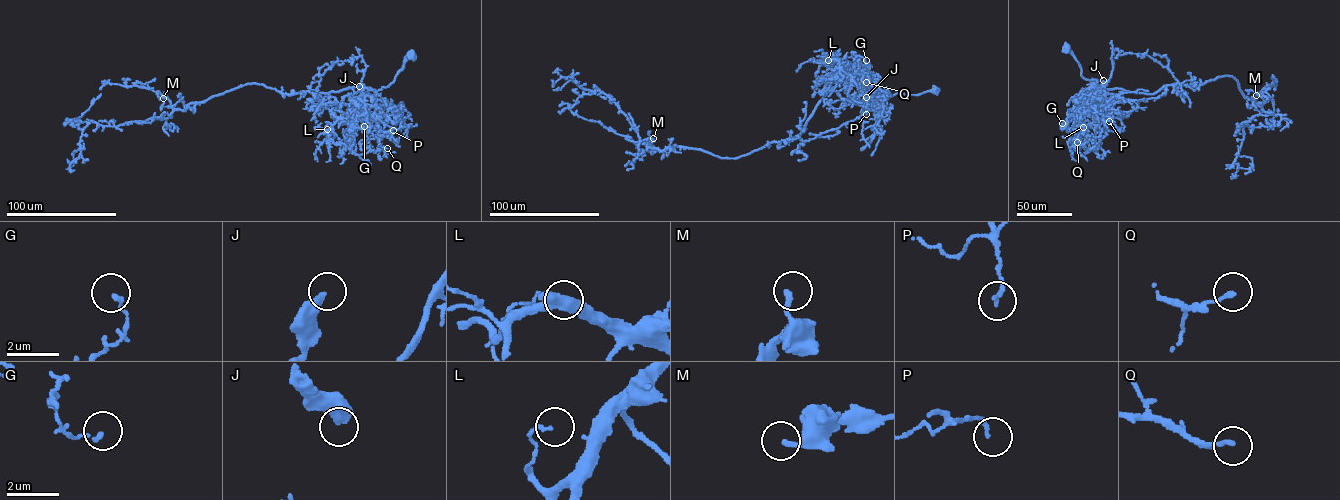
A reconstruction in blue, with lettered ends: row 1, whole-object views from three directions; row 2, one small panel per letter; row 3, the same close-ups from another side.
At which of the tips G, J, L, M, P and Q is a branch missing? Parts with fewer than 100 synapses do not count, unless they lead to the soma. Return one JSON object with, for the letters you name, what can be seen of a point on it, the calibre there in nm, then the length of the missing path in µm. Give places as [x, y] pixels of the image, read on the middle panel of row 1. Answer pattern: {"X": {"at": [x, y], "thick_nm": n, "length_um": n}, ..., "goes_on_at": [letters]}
{"goes_on_at": []}

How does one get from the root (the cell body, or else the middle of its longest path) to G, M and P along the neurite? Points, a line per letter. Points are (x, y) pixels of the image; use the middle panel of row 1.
G: (935, 89), (916, 94), (898, 93), (883, 101), (856, 73), (867, 71), (866, 60)
M: (935, 89), (883, 101), (844, 79), (799, 134), (736, 158), (684, 146), (652, 153), (653, 138)
P: (935, 89), (916, 94), (898, 93), (884, 101), (872, 95), (857, 103), (865, 104), (866, 114)

